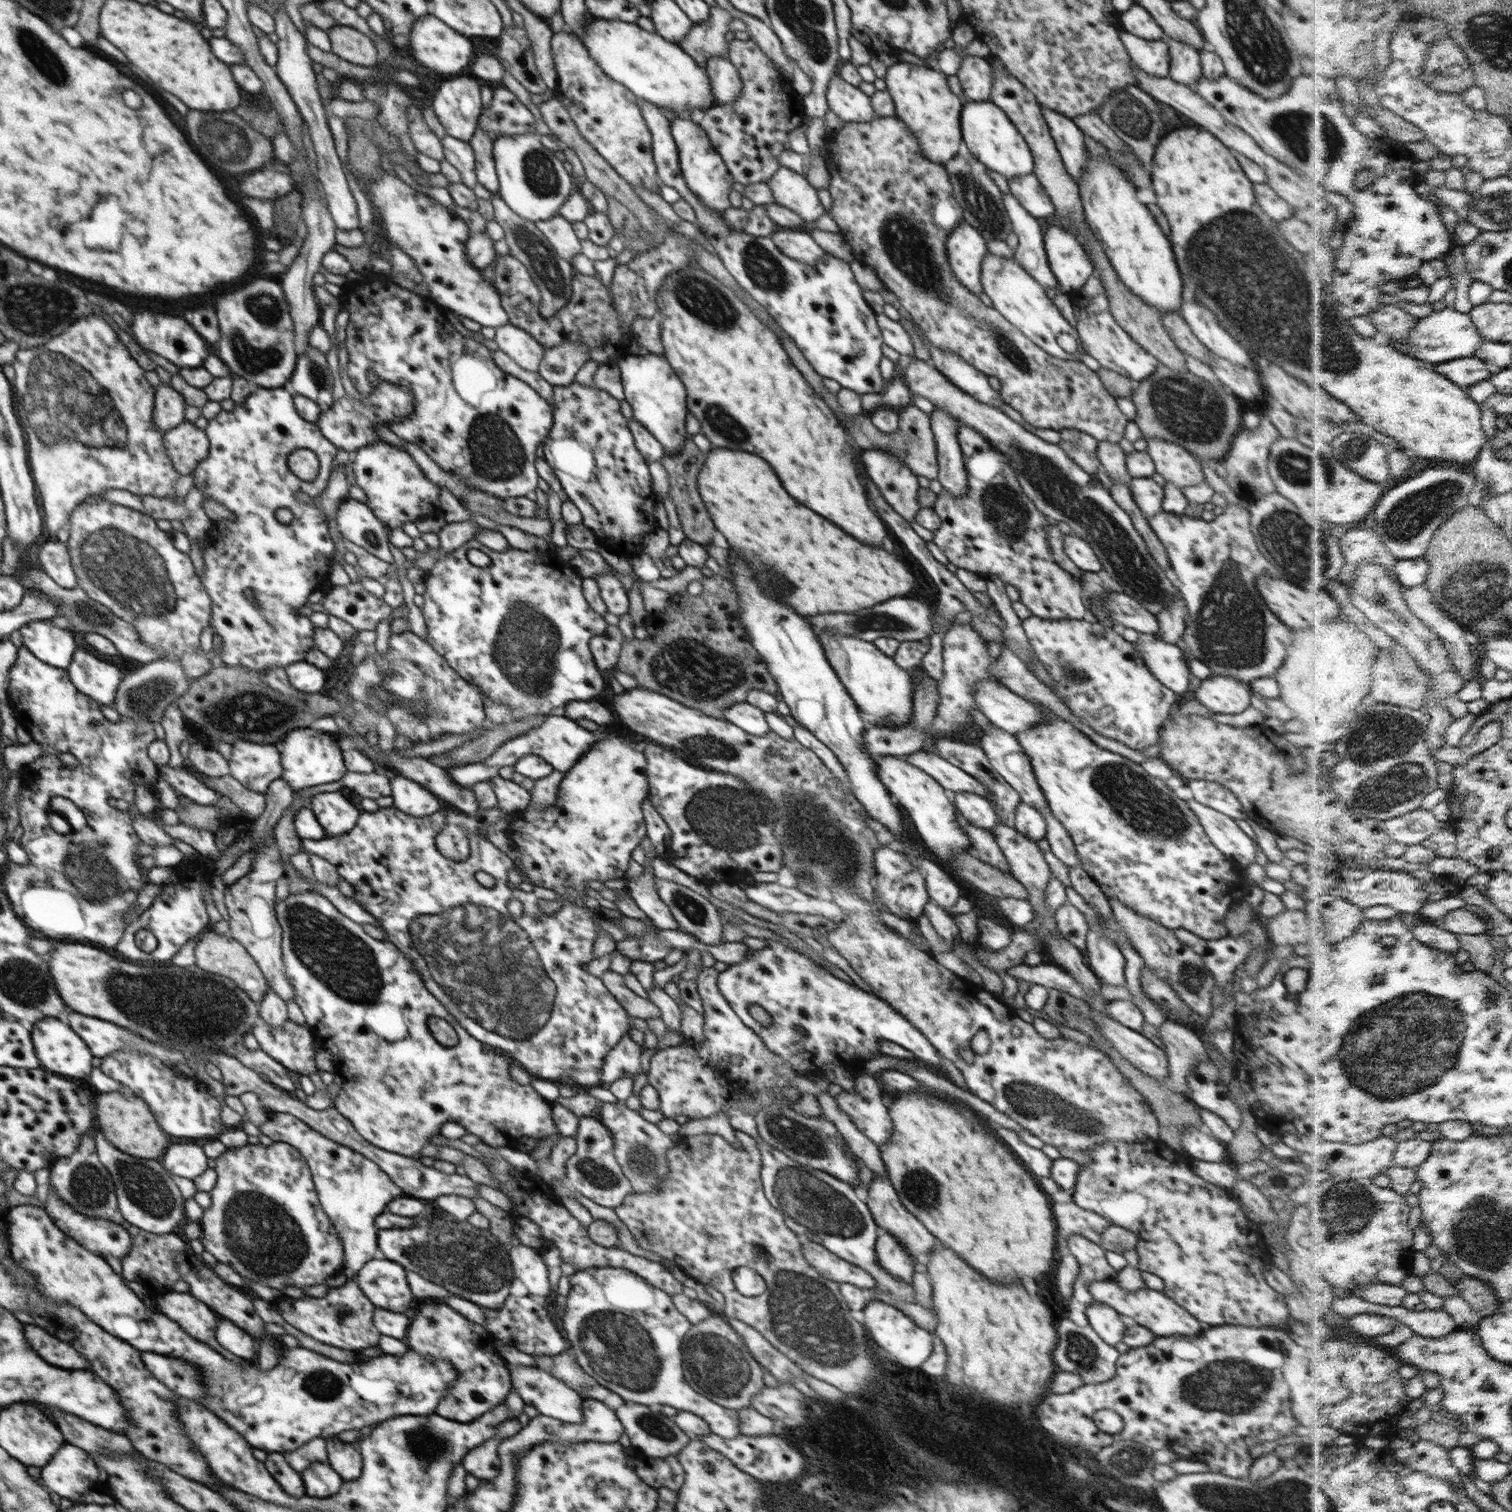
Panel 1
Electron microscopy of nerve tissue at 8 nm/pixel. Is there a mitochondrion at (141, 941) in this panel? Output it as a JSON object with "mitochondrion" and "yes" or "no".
{"mitochondrion":"no"}

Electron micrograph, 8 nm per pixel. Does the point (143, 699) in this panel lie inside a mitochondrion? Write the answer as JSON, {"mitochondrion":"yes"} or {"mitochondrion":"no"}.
{"mitochondrion":"yes"}

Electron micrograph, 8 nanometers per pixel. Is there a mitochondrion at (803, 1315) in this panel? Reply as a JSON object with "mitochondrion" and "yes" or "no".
{"mitochondrion":"yes"}

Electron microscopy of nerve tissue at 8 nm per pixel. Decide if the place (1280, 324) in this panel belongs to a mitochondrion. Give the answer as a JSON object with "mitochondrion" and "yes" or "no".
{"mitochondrion":"yes"}

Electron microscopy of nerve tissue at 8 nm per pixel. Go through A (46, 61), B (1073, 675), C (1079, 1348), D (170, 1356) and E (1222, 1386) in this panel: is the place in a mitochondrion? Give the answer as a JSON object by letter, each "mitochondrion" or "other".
{"A":"mitochondrion","B":"mitochondrion","C":"mitochondrion","D":"other","E":"mitochondrion"}

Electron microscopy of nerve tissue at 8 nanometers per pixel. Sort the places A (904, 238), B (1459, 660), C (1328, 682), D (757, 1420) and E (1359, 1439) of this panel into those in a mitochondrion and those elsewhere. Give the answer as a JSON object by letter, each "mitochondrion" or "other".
{"A":"mitochondrion","B":"other","C":"other","D":"other","E":"other"}

